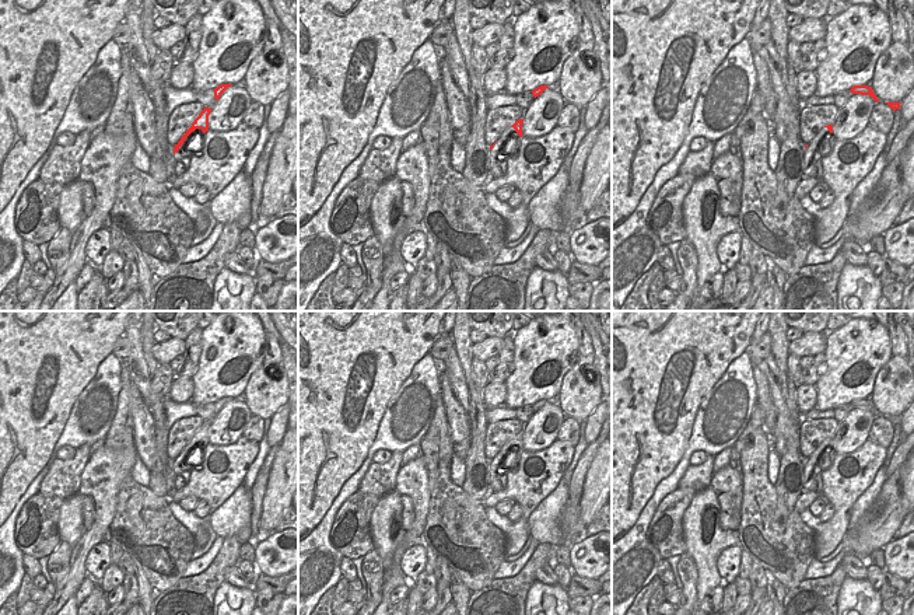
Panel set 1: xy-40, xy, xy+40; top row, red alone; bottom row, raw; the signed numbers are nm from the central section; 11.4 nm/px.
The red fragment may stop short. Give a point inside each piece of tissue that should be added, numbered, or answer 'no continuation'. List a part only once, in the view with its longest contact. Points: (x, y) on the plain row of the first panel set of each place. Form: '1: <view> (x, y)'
1: xy-40 (185, 461)

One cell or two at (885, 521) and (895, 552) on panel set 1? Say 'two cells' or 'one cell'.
two cells

